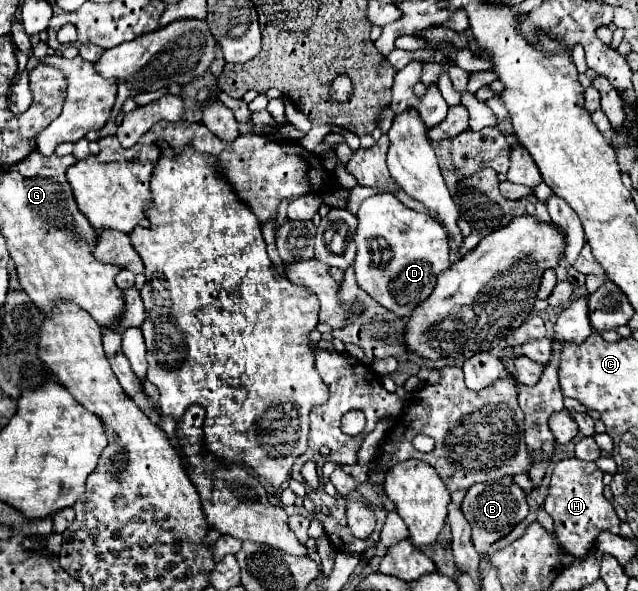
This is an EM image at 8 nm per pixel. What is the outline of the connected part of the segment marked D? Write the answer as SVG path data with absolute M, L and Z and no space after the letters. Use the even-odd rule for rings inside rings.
M378 193L362 201L356 217L356 283L374 301L404 319L432 293L436 277L450 267L448 235L430 215L404 207L390 193Z

